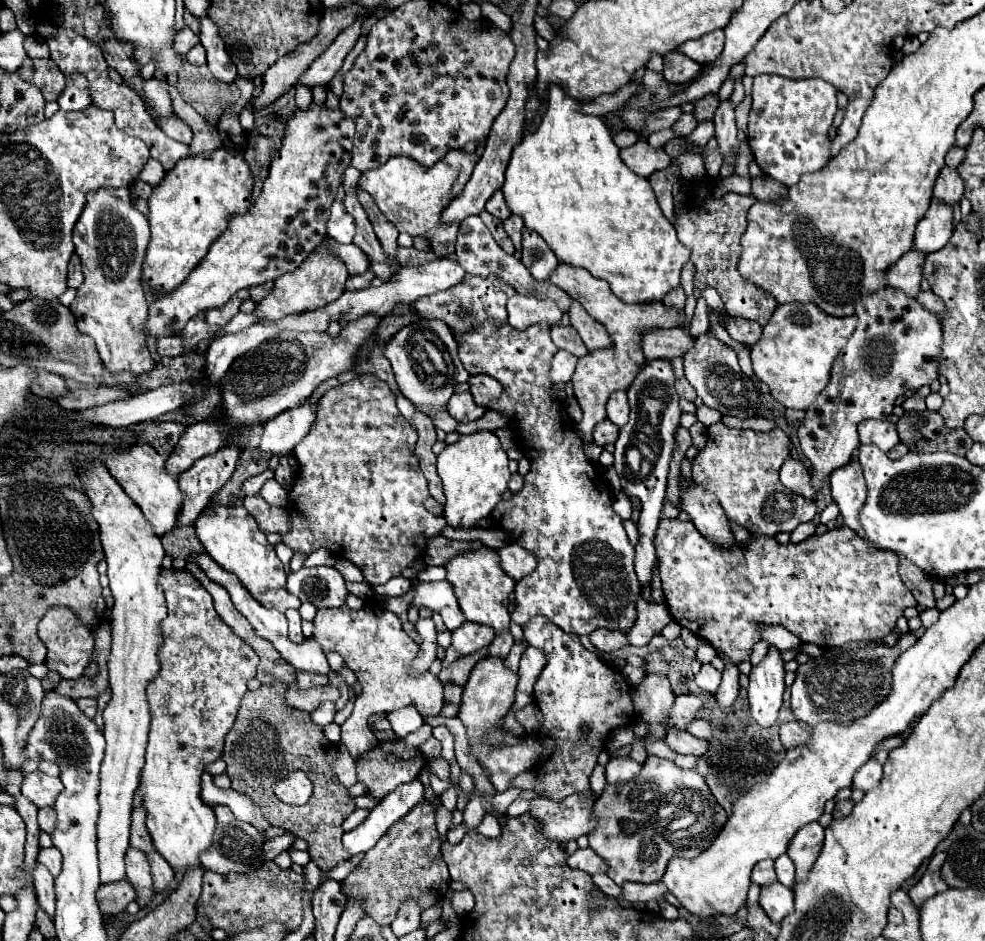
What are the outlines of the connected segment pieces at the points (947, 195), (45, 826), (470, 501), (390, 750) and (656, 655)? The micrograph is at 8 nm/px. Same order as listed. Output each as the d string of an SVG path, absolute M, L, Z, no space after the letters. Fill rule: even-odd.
M945 166L939 176L937 176L937 182L935 182L935 190L933 194L939 198L939 200L945 200L949 202L951 206L957 204L963 196L963 180L959 176L959 172L955 168L949 168Z
M41 808L39 814L37 814L37 820L39 820L39 828L45 830L47 834L51 834L53 828L55 828L55 820L57 820L57 818L55 818L53 808Z
M481 430L475 434L459 436L455 444L445 446L445 450L437 456L437 474L443 482L445 492L445 510L443 516L453 528L471 528L477 520L487 518L497 502L501 502L501 494L507 490L507 482L511 478L509 458L501 448L497 436L493 432Z
M403 740L381 742L373 752L357 760L357 780L369 788L369 794L383 798L399 784L411 782L423 768L423 756L415 748L405 748Z
M659 650L653 652L653 654L649 654L645 660L647 660L645 672L663 672L663 674L669 672L669 664L663 660L663 656L661 656Z

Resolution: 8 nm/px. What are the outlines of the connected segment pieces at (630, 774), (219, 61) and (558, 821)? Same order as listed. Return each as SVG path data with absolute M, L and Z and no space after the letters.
M613 756L605 766L605 776L609 784L625 784L641 772L641 764L631 760L629 756Z
M205 16L201 18L201 44L205 46L207 50L207 66L211 70L211 74L219 80L219 82L225 82L225 84L231 84L235 82L237 78L237 68L235 64L231 62L227 50L225 50L225 44L217 32L217 26Z
M593 790L571 794L559 802L549 798L531 800L529 814L543 824L543 834L557 842L577 840L583 834L589 834L595 824L595 812L587 806L587 798L597 798Z

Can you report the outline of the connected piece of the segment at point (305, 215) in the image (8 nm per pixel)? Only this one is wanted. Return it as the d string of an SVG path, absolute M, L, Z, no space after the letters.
M311 102L307 110L295 110L283 130L283 142L279 152L271 160L269 176L263 182L261 194L255 200L253 208L247 214L237 214L231 218L227 232L215 240L205 256L205 260L193 270L193 276L177 288L177 292L149 300L149 318L145 328L153 338L157 336L175 336L179 334L191 316L197 312L219 308L227 304L227 300L241 288L259 286L267 280L277 280L285 272L293 272L325 238L325 228L329 220L329 208L335 200L337 188L343 182L343 172L351 162L355 122L341 112L341 108L327 108L325 104Z

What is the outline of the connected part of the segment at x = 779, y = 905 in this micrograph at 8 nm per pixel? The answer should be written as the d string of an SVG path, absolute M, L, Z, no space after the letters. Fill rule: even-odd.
M775 882L765 888L761 888L759 904L765 910L765 914L775 922L781 924L781 920L793 912L793 890L785 888L783 884Z

